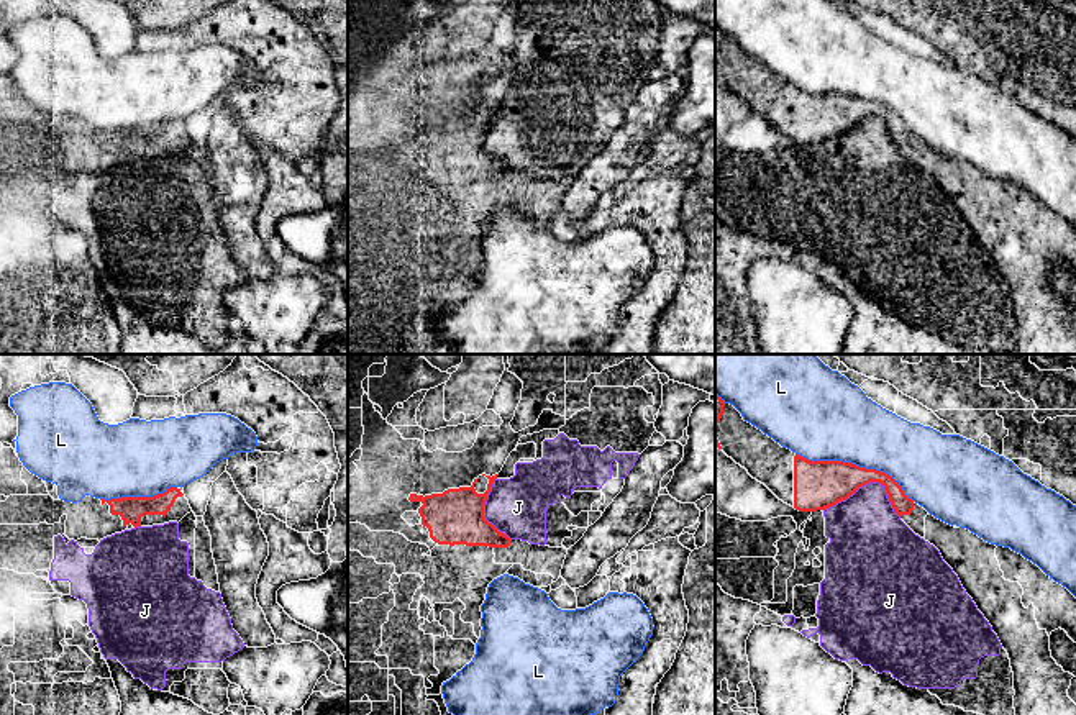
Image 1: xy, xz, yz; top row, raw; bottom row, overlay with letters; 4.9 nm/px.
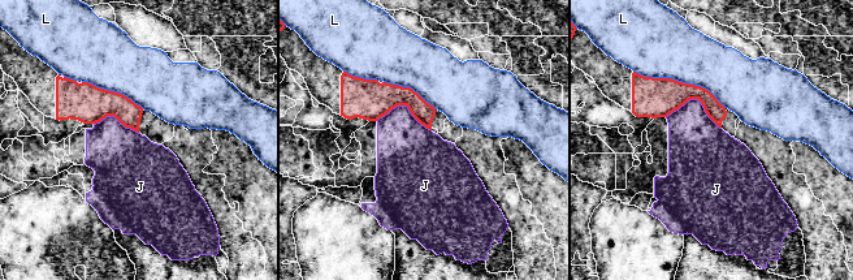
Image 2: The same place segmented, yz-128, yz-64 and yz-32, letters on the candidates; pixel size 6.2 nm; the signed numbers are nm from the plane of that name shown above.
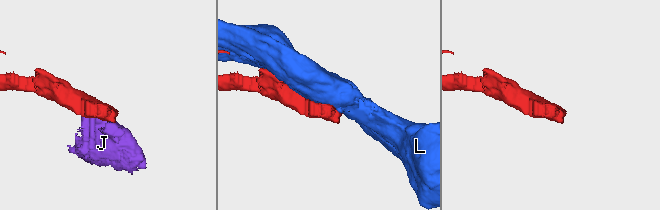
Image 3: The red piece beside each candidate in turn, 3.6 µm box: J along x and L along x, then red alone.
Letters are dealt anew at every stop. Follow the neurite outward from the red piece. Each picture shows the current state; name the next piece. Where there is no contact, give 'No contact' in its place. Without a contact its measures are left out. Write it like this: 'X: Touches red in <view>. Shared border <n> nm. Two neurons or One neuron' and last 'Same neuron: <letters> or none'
J: Touches red in yz. Shared border 380 nm. Two neurons
L: Touches red in yz. Shared border 650 nm. Two neurons
Same neuron: none

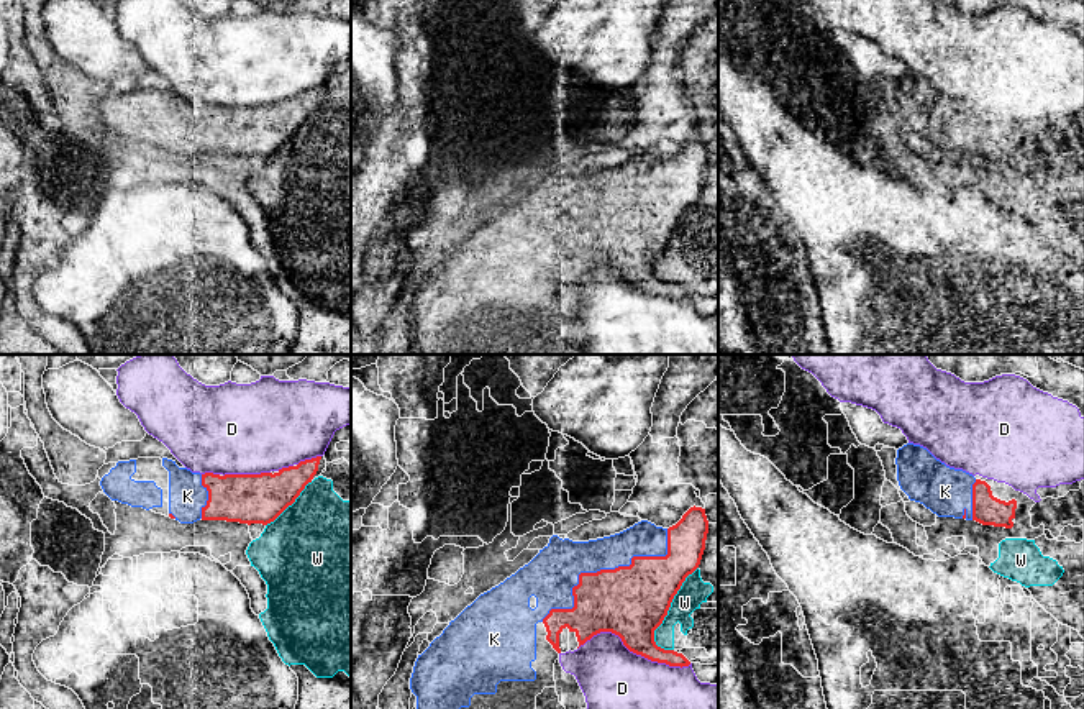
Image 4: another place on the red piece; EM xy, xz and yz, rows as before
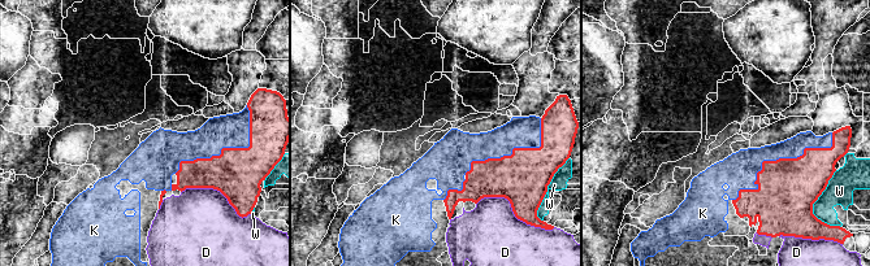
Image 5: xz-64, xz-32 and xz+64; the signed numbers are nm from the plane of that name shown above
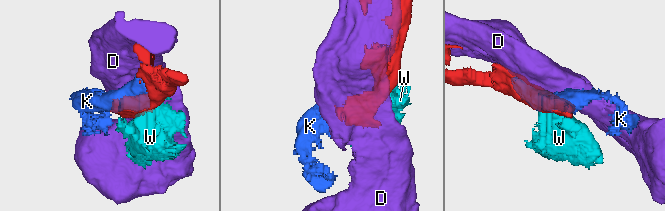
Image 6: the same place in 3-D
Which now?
D: Touches red in xz. Shared border 550 nm. Two neurons
K: Touches red in xz. Shared border 750 nm. One neuron
W: Touches red in xz. Shared border 440 nm. Two neurons
Same neuron: K

